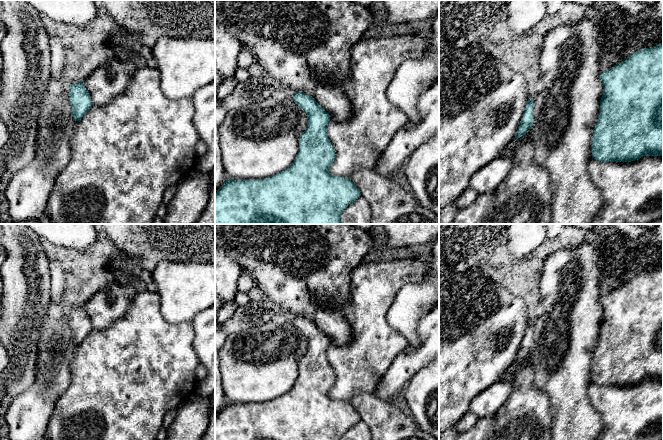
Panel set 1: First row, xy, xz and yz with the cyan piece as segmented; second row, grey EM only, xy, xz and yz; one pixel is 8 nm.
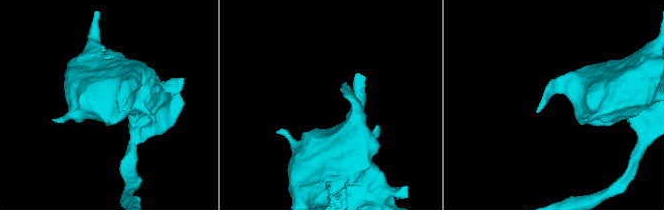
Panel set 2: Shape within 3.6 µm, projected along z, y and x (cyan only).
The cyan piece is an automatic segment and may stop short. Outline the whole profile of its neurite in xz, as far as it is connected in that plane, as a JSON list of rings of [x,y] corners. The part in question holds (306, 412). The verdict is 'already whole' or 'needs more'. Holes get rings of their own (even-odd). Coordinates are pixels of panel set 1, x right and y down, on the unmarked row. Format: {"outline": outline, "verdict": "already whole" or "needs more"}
{"outline": [[[295,316],[293,325],[307,338],[307,352],[298,363],[299,374],[292,388],[284,395],[263,403],[227,402],[215,417],[215,440],[341,440],[344,433],[361,420],[350,402],[329,396],[336,379],[327,359],[331,340],[307,317]]], "verdict": "already whole"}

